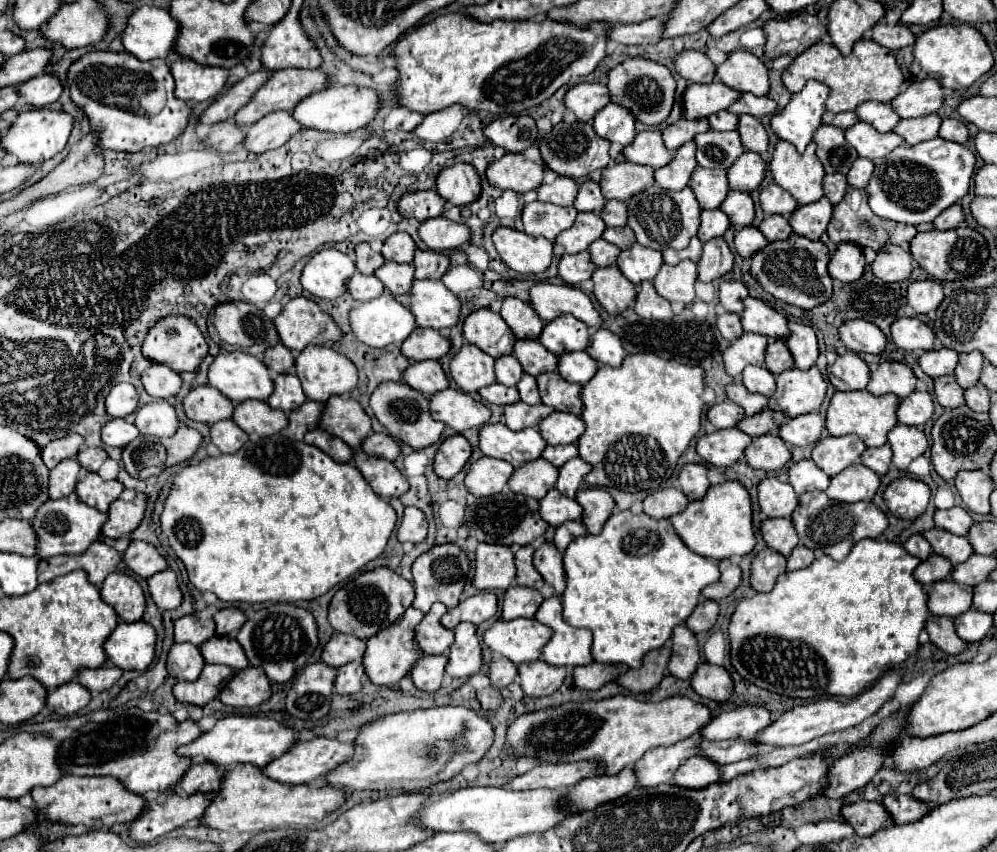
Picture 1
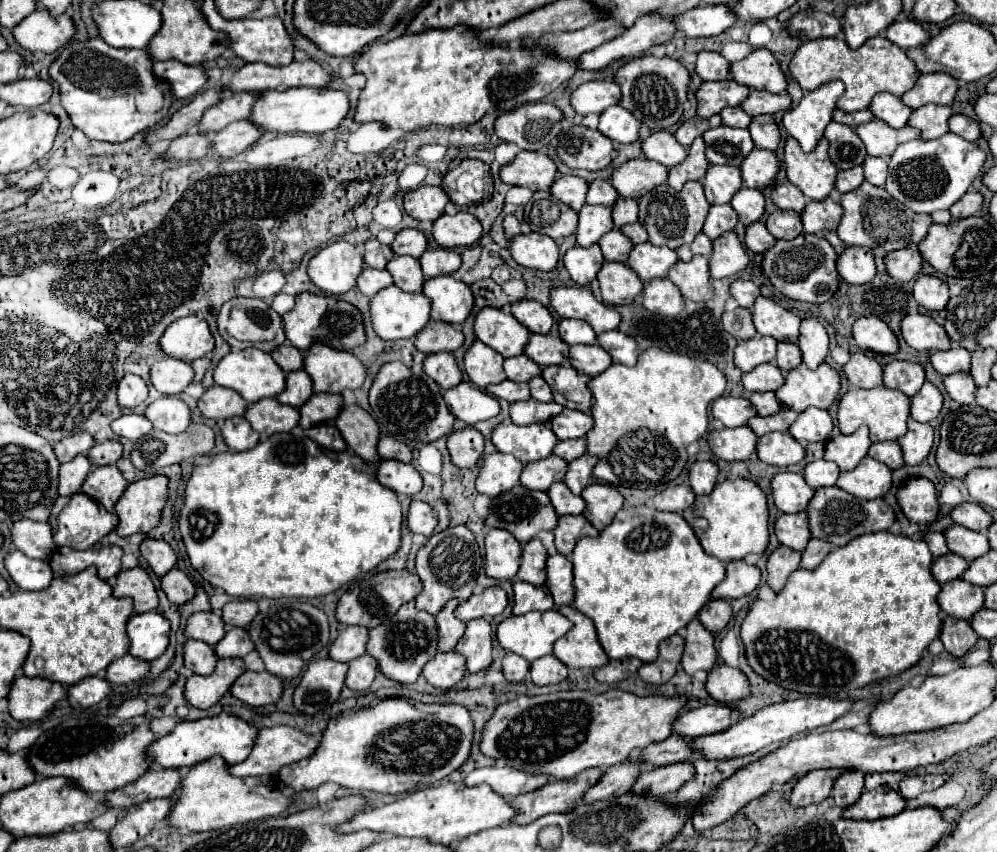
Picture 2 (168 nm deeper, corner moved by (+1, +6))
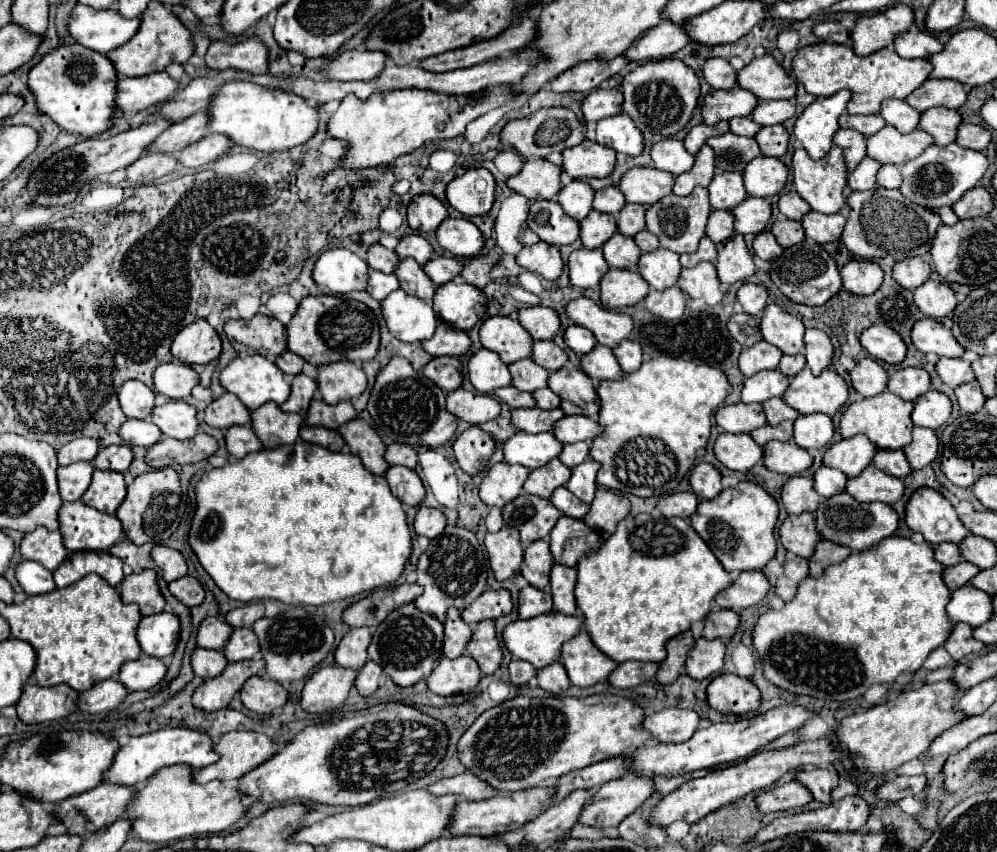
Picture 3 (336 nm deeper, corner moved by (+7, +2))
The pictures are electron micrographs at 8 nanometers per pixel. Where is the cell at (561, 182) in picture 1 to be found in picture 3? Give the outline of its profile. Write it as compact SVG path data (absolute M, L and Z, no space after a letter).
M572 180L568 186L564 186L558 192L556 200L568 216L580 222L592 210L592 198L594 198L594 190L586 182Z

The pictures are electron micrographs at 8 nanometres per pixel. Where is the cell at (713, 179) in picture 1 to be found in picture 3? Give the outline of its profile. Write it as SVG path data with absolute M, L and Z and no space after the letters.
M716 172L708 186L708 194L714 210L732 210L748 196L740 172Z

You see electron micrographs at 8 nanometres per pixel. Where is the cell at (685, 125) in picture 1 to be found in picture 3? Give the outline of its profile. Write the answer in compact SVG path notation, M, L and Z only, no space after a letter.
M718 122L714 126L706 126L706 124L698 124L694 128L690 128L690 132L686 134L684 138L684 148L690 152L690 154L696 154L700 150L700 146L706 142L706 138L710 136L718 136L718 134L724 134L728 132L728 122Z

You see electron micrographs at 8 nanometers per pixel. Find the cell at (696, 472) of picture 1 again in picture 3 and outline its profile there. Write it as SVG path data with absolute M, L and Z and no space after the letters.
M700 462L690 474L690 486L700 500L712 500L722 490L720 478L720 472L712 464Z

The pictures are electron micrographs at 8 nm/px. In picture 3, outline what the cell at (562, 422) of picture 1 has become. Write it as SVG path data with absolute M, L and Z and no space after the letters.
M564 416L554 424L554 436L562 444L572 444L572 442L590 442L602 434L602 426L588 416Z

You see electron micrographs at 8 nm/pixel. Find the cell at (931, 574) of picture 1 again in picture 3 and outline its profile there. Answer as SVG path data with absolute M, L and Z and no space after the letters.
M958 562L954 566L946 566L942 572L942 580L948 586L950 592L954 592L956 588L968 584L972 580L972 576L976 576L980 572L978 566L970 564L970 562Z

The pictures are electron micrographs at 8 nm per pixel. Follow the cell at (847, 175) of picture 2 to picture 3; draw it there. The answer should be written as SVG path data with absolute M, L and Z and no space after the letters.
M866 156L858 168L848 174L848 190L872 190L876 186L878 168L880 164Z

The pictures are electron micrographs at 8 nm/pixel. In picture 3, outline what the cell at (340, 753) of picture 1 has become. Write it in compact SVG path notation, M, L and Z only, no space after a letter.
M228 732L214 744L214 750L220 754L220 760L194 772L198 784L216 778L222 782L240 780L246 772L258 768L276 754L272 738L260 732Z

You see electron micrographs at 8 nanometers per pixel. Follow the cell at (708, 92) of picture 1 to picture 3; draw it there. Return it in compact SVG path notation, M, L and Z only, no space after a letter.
M740 86L730 90L712 90L702 104L702 118L708 126L730 120L734 116L750 116L750 112L756 108L758 98Z

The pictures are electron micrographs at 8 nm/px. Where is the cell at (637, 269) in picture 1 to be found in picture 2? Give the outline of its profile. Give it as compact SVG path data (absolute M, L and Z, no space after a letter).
M650 242L636 244L630 252L628 266L644 280L654 280L654 278L664 278L668 270L678 262L678 254L672 248L664 246L654 246Z

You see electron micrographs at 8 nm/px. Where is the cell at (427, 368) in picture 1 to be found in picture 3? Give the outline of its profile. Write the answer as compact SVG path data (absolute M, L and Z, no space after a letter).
M438 356L432 358L426 366L424 366L424 376L430 378L438 388L452 392L456 388L462 386L462 366L458 362L458 358L452 356Z

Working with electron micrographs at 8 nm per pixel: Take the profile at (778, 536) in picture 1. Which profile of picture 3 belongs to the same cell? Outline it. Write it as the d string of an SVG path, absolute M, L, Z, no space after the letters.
M804 512L800 516L788 516L780 526L782 546L796 556L810 558L818 540L820 536L814 526L814 514L810 512Z

